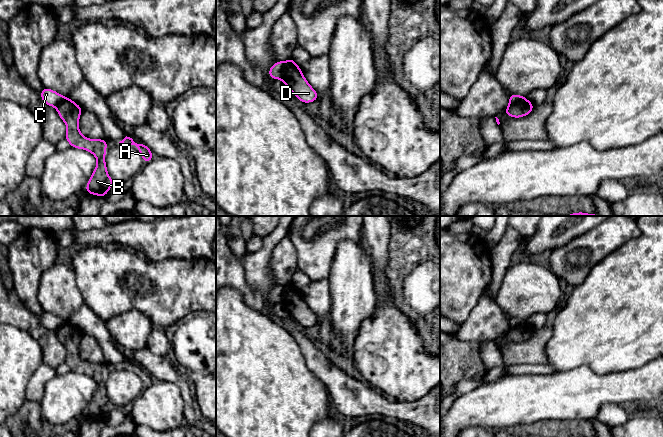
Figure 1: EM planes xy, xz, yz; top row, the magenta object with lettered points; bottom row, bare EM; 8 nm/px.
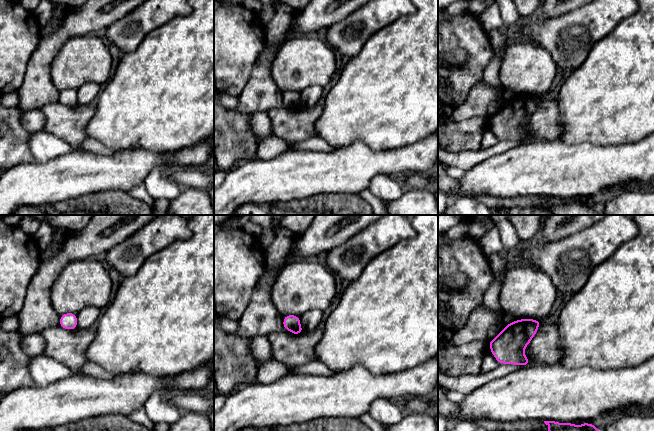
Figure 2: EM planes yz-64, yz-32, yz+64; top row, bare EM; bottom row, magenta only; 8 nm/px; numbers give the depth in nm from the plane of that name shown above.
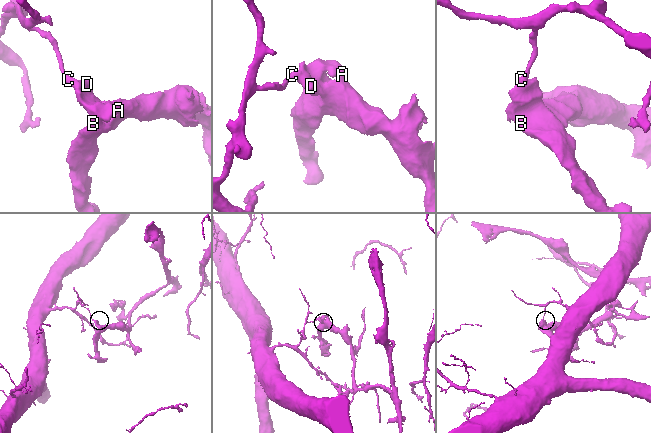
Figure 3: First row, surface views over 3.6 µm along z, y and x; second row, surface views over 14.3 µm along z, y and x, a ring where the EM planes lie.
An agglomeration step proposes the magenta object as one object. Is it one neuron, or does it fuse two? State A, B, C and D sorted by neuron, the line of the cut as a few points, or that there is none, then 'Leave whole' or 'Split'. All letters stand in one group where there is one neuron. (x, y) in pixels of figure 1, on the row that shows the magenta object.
Groups: A B D / C. Split along xz (285, 61), (280, 78). Split

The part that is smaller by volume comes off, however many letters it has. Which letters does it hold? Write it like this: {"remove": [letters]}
{"remove": ["A", "B", "D"]}

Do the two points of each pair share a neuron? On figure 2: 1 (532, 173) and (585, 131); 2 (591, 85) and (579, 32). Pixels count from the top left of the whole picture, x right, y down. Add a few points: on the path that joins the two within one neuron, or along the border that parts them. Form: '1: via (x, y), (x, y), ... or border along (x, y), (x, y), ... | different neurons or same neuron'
1: border along (558, 137), (568, 143), (589, 141), (593, 145) | different neurons
2: border along (600, 40), (595, 43), (585, 60), (568, 74) | different neurons

